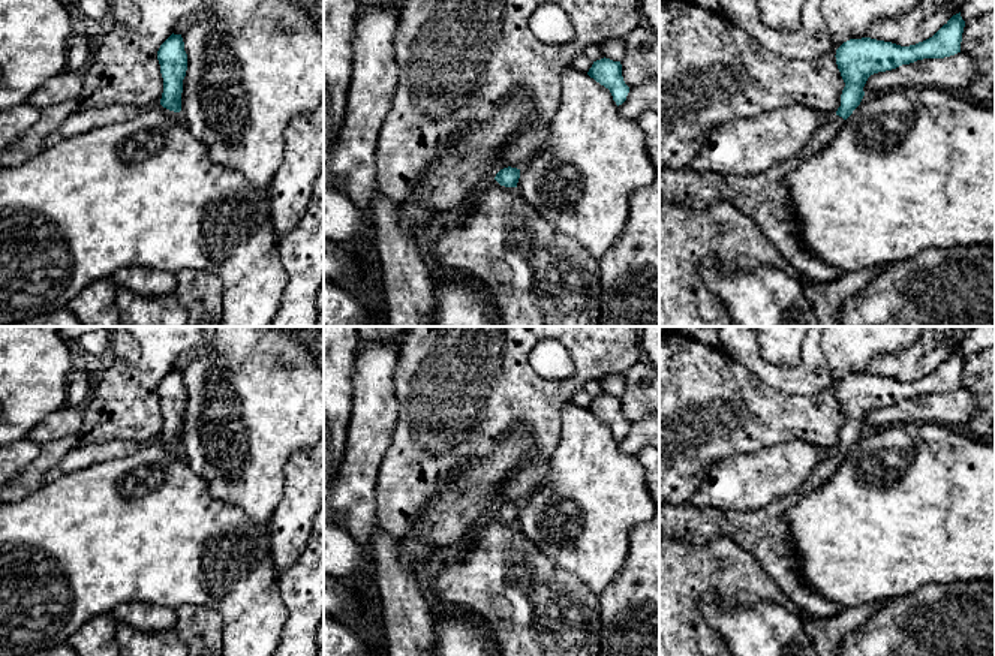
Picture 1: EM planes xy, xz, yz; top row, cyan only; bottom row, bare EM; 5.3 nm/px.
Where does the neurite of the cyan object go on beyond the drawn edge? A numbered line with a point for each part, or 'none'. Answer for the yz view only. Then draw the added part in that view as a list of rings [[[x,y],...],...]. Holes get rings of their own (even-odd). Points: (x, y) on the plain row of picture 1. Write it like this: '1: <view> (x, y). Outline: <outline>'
1: yz (763, 532). Outline: [[[836,449],[827,452],[794,494],[761,509],[697,508],[689,502],[659,505],[659,533],[668,539],[695,545],[730,535],[757,559],[784,595],[800,607],[808,617],[829,619],[845,607],[824,599],[800,580],[799,557],[788,539],[785,514],[808,493],[820,488],[844,458],[845,455]]]

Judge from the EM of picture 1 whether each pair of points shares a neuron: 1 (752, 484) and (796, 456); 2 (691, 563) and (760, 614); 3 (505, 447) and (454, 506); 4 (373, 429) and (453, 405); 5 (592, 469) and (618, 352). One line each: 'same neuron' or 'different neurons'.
1: same neuron
2: different neurons
3: same neuron
4: different neurons
5: different neurons

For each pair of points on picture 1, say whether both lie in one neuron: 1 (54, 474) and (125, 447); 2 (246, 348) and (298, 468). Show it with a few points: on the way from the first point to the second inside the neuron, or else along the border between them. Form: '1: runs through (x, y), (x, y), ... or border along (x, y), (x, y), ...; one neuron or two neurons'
1: runs through (72, 462), (81, 456), (107, 451); one neuron
2: border along (307, 447), (295, 451), (288, 460), (283, 489); two neurons

